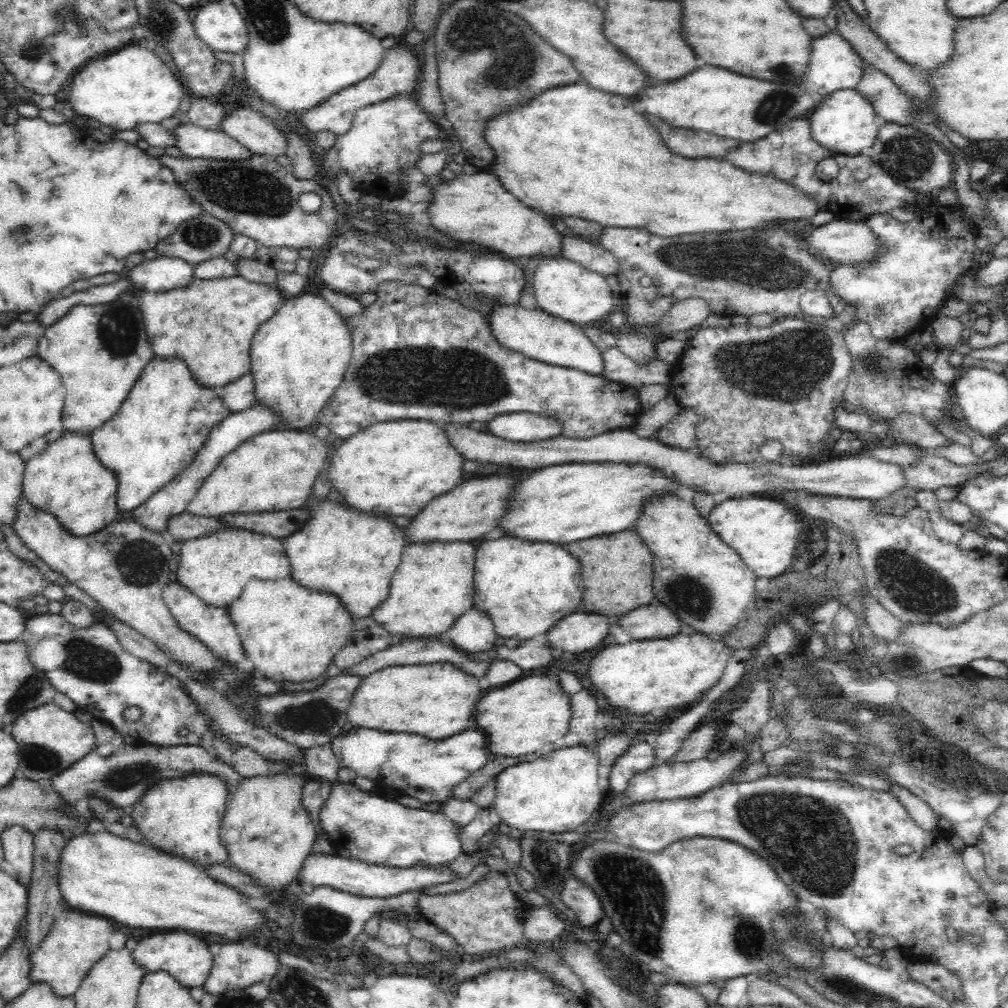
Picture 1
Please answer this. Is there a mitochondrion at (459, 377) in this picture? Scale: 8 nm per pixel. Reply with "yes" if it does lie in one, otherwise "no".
yes

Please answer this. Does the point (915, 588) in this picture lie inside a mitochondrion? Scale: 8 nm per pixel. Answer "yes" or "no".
yes

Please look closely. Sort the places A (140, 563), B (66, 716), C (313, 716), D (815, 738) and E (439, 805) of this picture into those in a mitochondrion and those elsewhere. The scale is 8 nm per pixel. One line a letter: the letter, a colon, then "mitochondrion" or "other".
A: mitochondrion
B: other
C: mitochondrion
D: mitochondrion
E: other

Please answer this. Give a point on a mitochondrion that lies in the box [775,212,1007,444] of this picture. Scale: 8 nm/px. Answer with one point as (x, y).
(872, 363)

